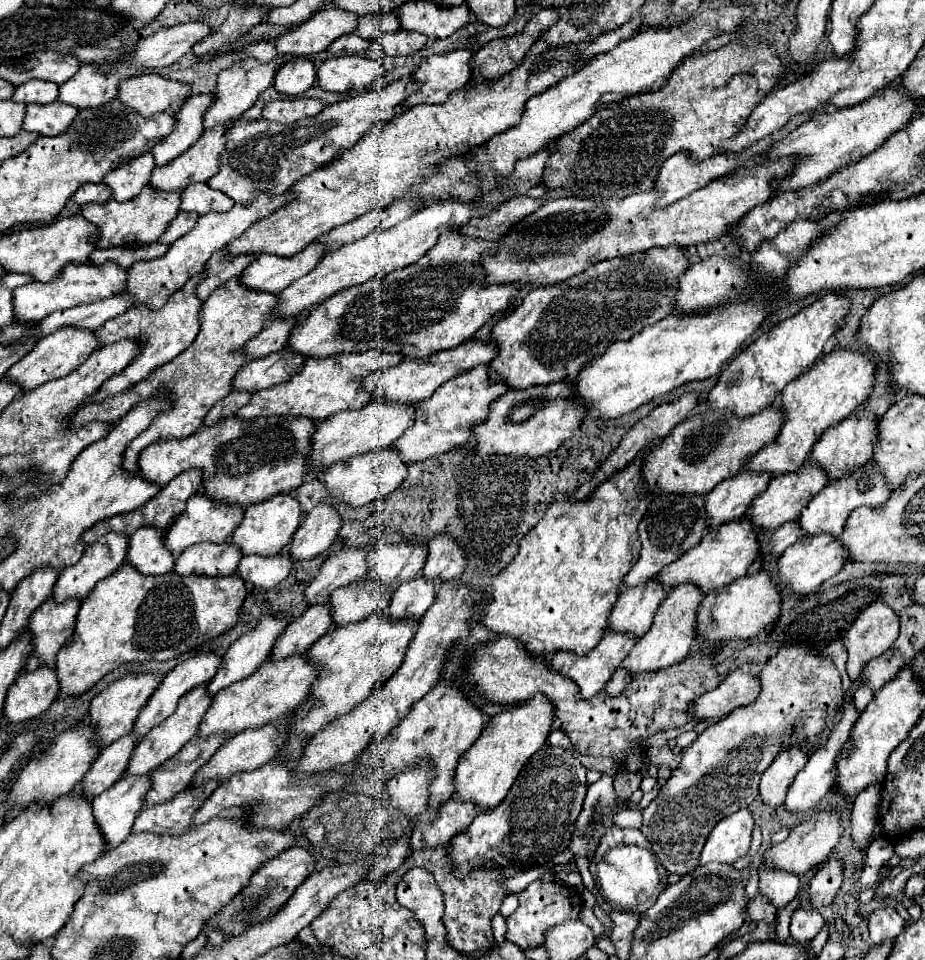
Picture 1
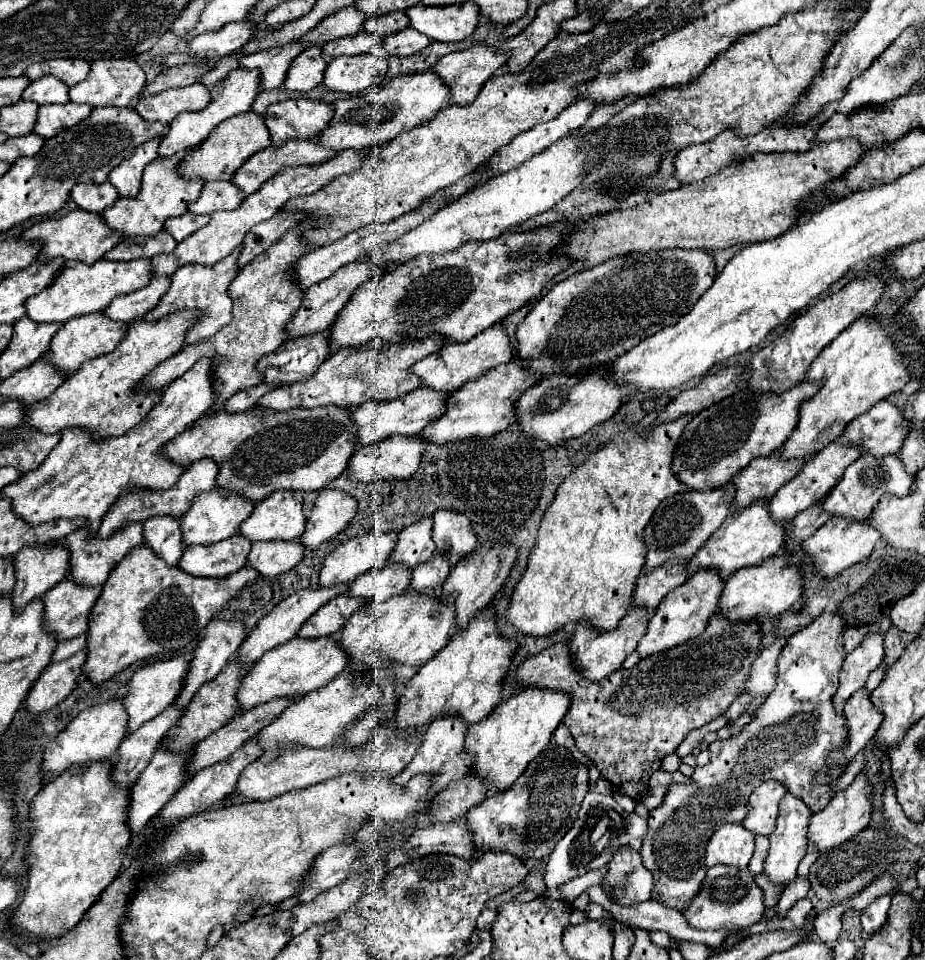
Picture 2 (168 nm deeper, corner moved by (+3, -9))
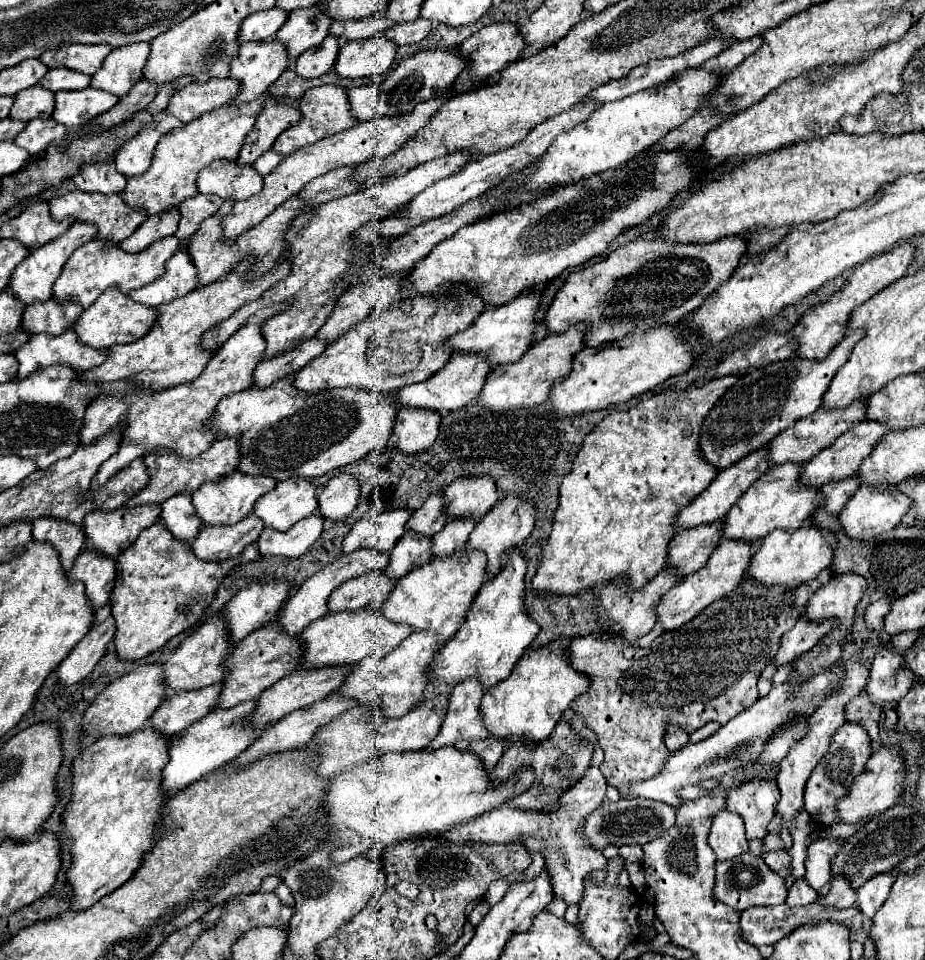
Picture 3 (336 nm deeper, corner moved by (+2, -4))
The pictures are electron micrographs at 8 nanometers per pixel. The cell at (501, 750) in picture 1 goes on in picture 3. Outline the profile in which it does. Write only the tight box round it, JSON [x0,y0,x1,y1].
[482,645,590,741]

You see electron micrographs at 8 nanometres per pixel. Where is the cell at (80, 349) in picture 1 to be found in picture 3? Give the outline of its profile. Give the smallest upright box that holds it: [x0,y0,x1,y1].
[74,289,158,349]

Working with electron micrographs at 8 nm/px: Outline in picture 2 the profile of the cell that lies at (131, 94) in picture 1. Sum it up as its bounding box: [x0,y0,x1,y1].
[135,84,209,124]

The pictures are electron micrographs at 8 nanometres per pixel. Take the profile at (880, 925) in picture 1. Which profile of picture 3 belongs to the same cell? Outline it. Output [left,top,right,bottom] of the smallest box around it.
[858,873,894,919]

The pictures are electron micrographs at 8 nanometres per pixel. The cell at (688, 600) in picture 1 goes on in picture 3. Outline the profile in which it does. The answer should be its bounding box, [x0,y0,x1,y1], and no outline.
[656,541,754,631]

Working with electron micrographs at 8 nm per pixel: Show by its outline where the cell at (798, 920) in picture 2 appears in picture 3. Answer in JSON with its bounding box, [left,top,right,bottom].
[786,879,818,907]

